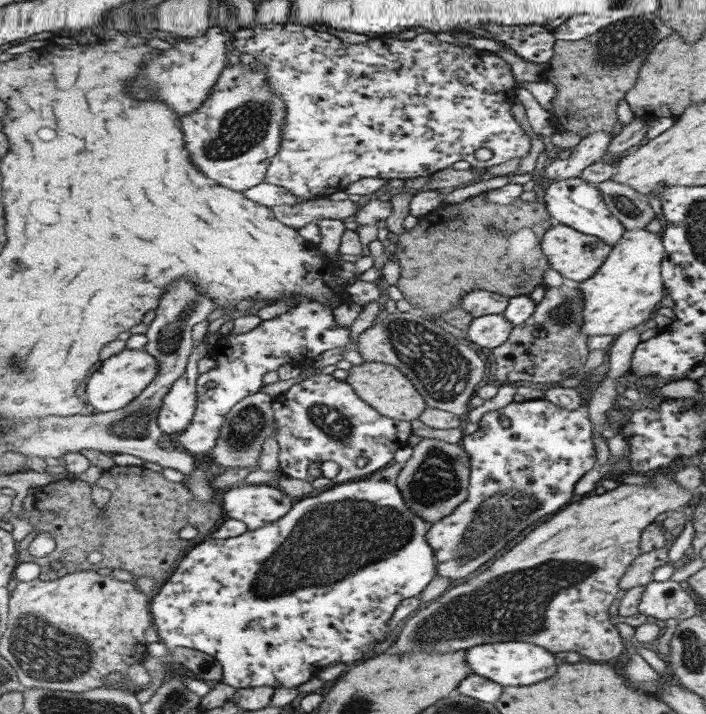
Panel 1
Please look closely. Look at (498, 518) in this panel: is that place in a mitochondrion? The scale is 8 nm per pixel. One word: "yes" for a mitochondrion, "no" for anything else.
yes

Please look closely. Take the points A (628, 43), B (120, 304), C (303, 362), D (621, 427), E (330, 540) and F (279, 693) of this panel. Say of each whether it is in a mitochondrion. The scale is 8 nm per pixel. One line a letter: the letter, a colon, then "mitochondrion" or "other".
A: mitochondrion
B: other
C: other
D: other
E: mitochondrion
F: other

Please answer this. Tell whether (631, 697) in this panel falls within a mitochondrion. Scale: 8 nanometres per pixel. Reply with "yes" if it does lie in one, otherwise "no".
no

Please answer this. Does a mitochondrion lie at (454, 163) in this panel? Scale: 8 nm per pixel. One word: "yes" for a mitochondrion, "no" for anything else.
no

